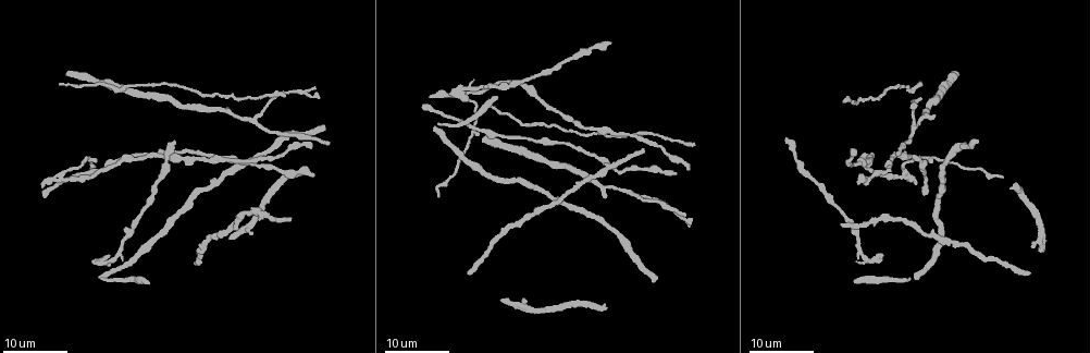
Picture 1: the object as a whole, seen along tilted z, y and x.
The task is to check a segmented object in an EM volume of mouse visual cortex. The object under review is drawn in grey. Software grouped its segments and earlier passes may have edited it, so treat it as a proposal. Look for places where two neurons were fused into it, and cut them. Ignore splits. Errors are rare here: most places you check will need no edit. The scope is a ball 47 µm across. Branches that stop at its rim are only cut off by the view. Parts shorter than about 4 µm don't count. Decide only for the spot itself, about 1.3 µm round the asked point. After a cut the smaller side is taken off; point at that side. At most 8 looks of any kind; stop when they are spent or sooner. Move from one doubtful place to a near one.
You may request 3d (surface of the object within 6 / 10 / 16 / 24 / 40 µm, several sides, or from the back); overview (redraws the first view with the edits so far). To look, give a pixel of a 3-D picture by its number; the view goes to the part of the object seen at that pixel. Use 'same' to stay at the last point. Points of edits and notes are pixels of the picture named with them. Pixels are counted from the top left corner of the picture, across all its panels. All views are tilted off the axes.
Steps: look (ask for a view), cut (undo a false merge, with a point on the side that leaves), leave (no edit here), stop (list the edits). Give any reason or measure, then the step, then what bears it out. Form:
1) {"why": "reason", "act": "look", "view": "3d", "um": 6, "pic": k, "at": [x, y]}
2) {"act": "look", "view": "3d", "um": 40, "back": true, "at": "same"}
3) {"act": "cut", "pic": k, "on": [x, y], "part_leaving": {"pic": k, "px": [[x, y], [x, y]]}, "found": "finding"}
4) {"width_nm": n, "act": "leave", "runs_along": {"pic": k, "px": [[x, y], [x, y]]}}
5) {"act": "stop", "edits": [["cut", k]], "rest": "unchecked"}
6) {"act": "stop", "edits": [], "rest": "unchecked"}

{"act": "look", "view": "3d", "um": 24, "pic": 1, "at": [104, 85]}

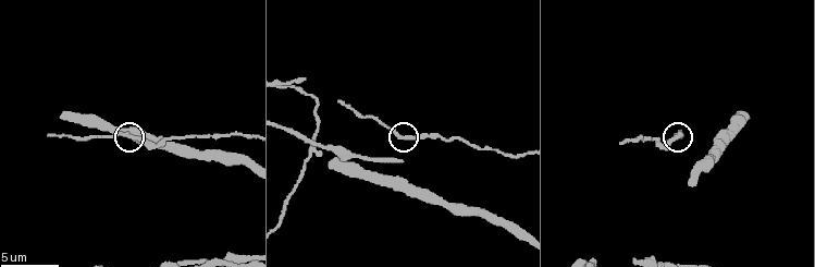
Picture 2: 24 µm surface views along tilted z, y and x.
{"act": "look", "view": "3d", "um": 6, "pic": 2, "at": [679, 136]}

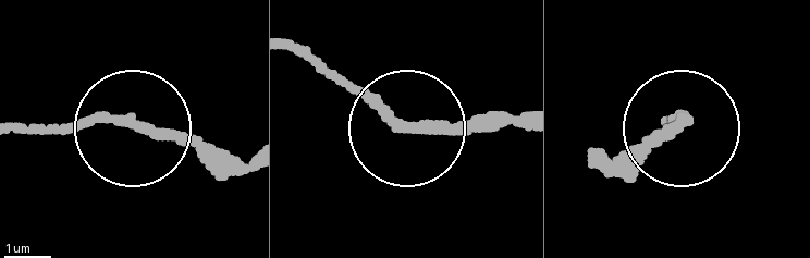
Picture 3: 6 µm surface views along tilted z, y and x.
{"side_arm_um": 7, "act": "leave", "found": "all the same neuron"}

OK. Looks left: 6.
{"act": "look", "view": "3d", "um": 24, "pic": 1, "at": [132, 157]}

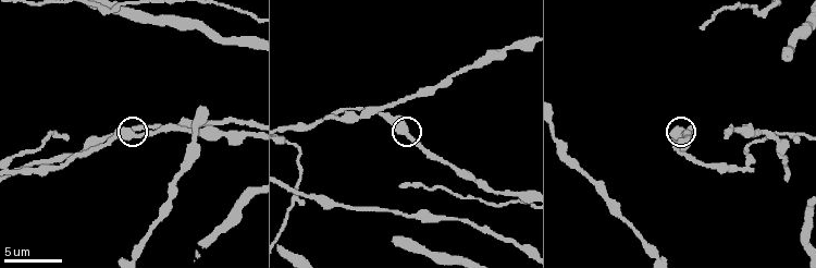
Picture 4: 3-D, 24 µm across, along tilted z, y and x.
{"why": "closer look", "act": "look", "view": "3d", "um": 6, "pic": 4, "at": [133, 136]}

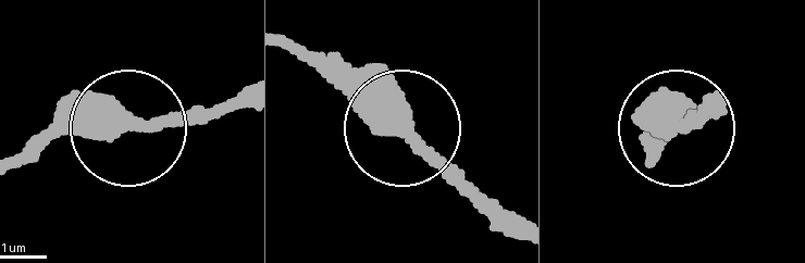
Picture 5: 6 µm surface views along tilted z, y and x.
{"act": "leave", "found": "one neuron here"}

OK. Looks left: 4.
{"why": "four or more arms meet", "act": "look", "view": "3d", "um": 10, "pic": 4, "at": [616, 205]}

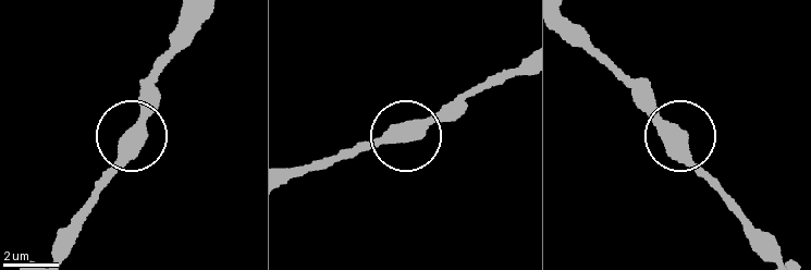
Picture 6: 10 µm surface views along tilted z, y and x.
{"act": "leave", "found": "all the same neuron"}

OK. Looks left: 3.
{"why": "three-way junction", "act": "look", "view": "3d", "um": 16, "pic": 1, "at": [254, 120]}

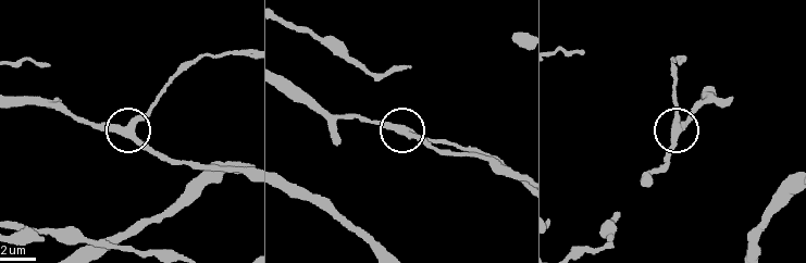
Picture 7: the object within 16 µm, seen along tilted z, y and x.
{"why": "closer look", "act": "look", "view": "3d", "um": 10, "pic": 7, "at": [674, 124]}

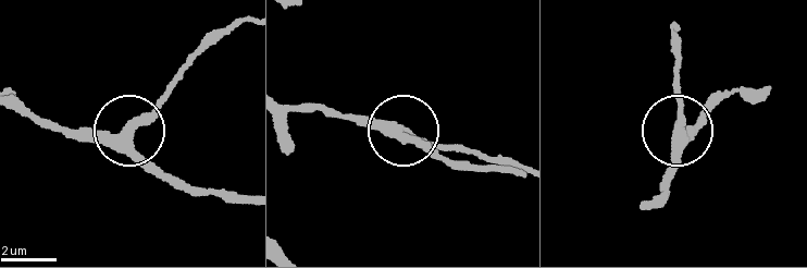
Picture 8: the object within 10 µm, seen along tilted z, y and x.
{"act": "leave", "found": "all the same neuron"}

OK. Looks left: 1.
{"act": "stop", "edits": [], "rest": "unchecked"}

